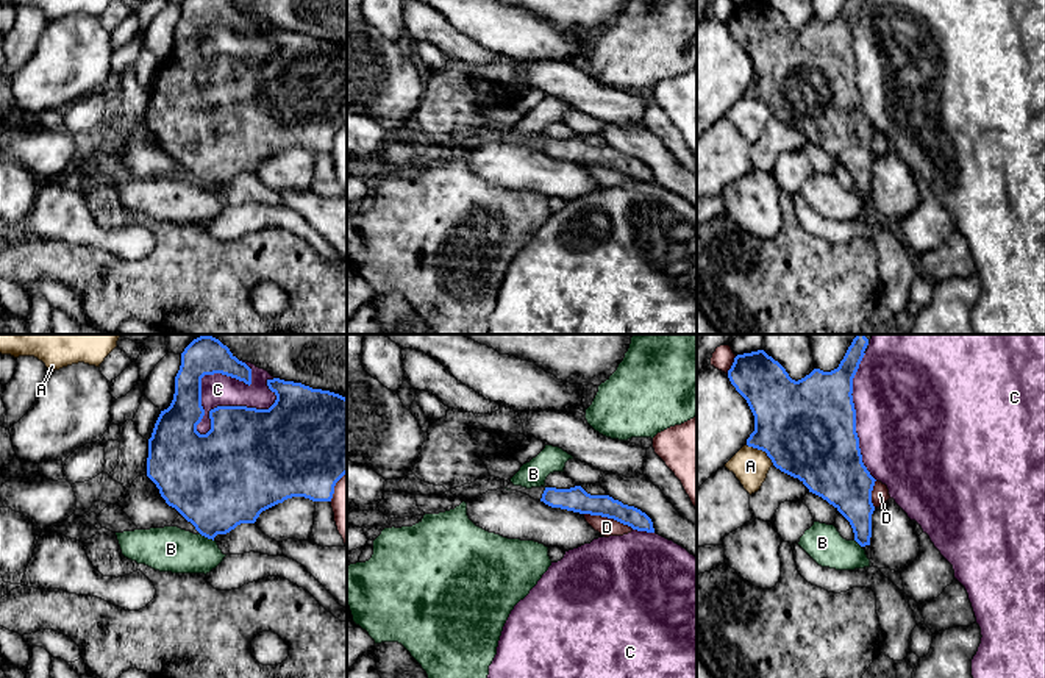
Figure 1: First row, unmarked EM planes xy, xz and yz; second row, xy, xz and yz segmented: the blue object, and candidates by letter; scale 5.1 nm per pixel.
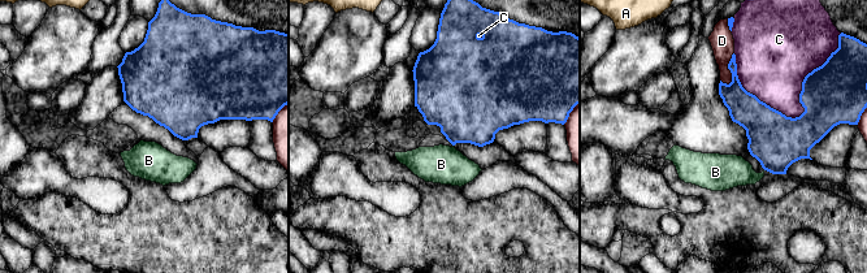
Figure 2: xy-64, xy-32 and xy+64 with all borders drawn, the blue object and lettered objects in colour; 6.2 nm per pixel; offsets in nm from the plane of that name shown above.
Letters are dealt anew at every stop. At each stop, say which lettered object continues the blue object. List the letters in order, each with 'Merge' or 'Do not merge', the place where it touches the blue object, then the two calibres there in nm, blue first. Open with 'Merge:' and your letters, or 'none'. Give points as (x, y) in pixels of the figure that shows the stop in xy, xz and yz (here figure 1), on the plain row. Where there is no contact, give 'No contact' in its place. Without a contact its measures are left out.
Merge: none
A: Do not merge. Touches blue at yz (763, 100). Thickness 480 nm (blue) against 190 nm
B: Do not merge. Touches blue at xy (206, 186). Thickness 440 nm (blue) against 240 nm
C: Do not merge. Touches blue at xy (241, 57). Thickness 480 nm (blue) against 170 nm
D: Do not merge. Touches blue at xz (609, 167). Thickness 130 nm (blue) against 100 nm

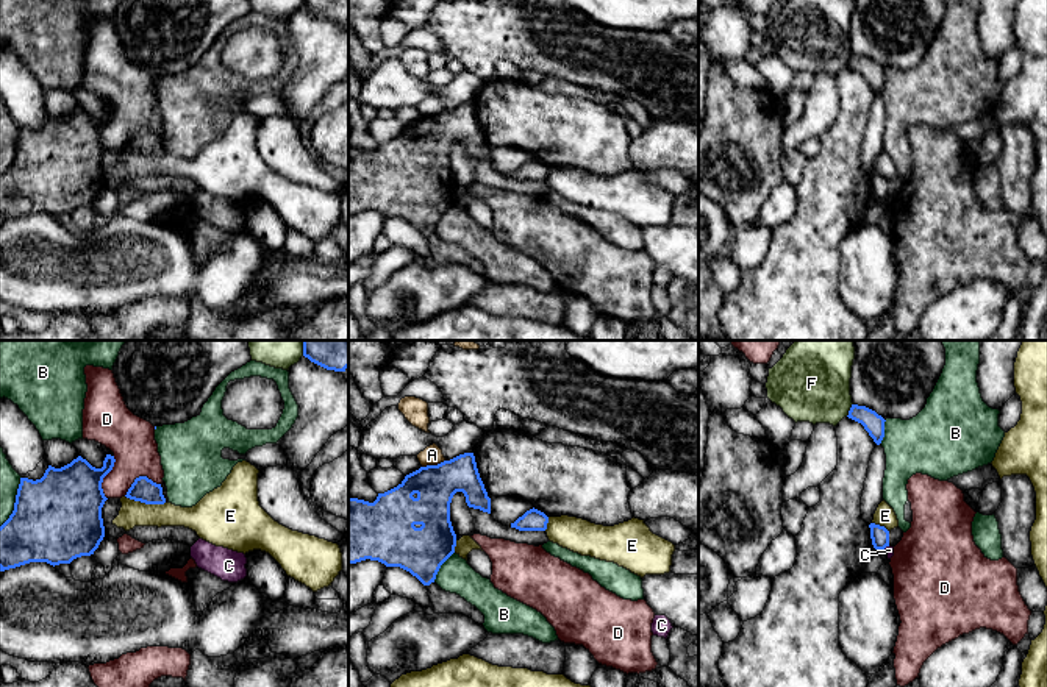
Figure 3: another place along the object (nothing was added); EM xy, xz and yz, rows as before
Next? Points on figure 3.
Merge: none
A: Do not merge. Touches blue at xz (433, 116). Thickness 200 nm (blue) against 100 nm
B: Do not merge. Touches blue at xz (439, 217). Thickness 240 nm (blue) against 180 nm
C: Do not merge. Touches blue at yz (886, 195). Thickness 100 nm (blue) against 50 nm
D: Do not merge. Touches blue at xy (103, 127). Thickness 380 nm (blue) against 240 nm
E: Do not merge. Touches blue at xy (146, 153). Thickness 120 nm (blue) against 130 nm
F: Do not merge. Touches blue at yz (850, 60). Thickness 110 nm (blue) against 380 nm

